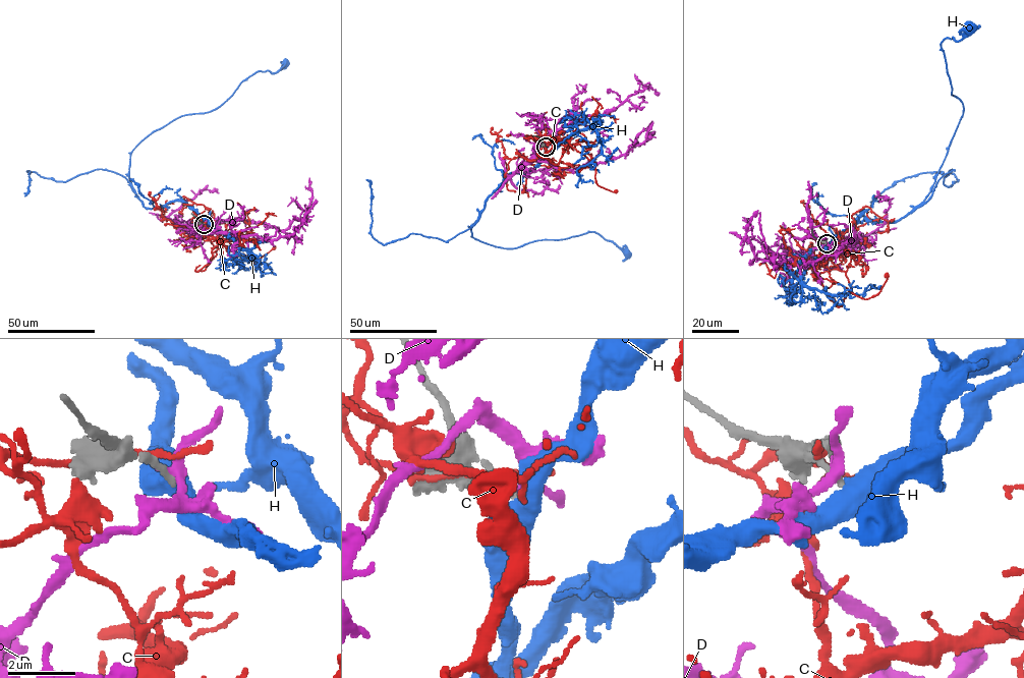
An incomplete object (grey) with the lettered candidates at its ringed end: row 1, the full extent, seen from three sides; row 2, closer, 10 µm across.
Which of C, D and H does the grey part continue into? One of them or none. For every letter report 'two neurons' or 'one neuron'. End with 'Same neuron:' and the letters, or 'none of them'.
C: two neurons
D: two neurons
H: one neuron
Same neuron: H

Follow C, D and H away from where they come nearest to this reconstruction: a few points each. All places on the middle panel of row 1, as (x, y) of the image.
C: (545, 146), (537, 144), (548, 145), (554, 139), (564, 138), (595, 167), (595, 181), (600, 186), (617, 190)
D: (546, 147), (544, 143), (535, 151), (532, 160), (580, 168), (625, 155), (651, 132)
H: (546, 147), (531, 170), (510, 173), (489, 196), (472, 225), (472, 237), (514, 248), (594, 232), (627, 253)

